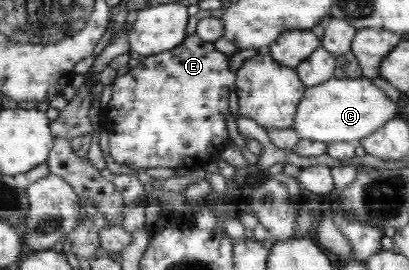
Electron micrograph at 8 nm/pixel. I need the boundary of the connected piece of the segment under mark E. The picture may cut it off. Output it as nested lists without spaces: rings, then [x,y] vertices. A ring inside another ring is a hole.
[[[193,34],[187,35],[184,42],[171,51],[149,55],[126,73],[119,75],[113,84],[113,97],[102,110],[111,158],[116,163],[139,170],[185,168],[189,171],[203,168],[207,162],[217,158],[231,145],[225,124],[225,118],[229,114],[229,102],[221,102],[229,96],[230,86],[234,84],[231,78],[223,76],[225,70],[229,70],[227,62],[227,55],[217,51],[214,43]]]

